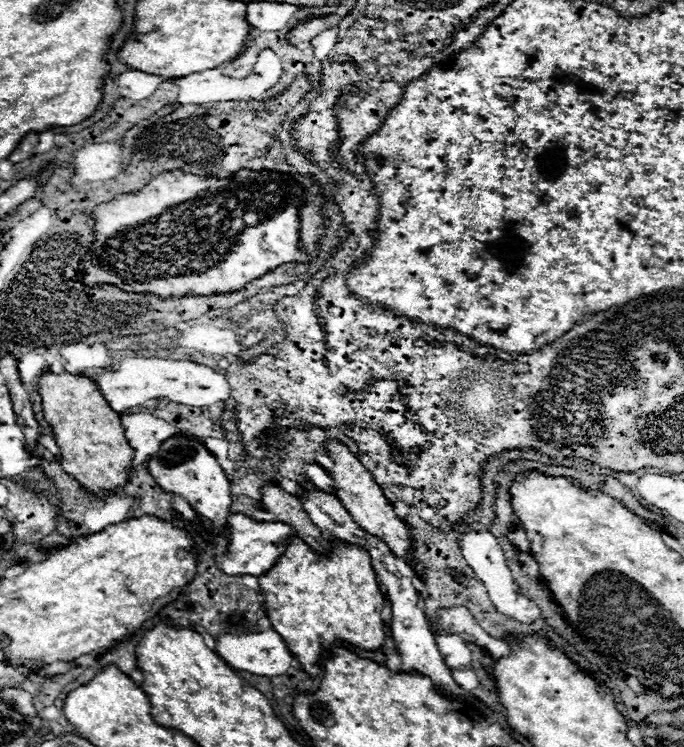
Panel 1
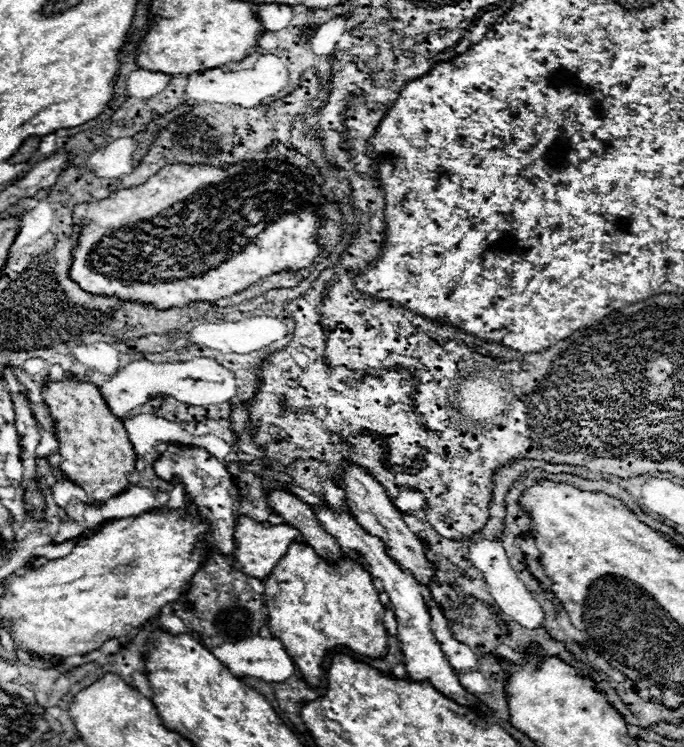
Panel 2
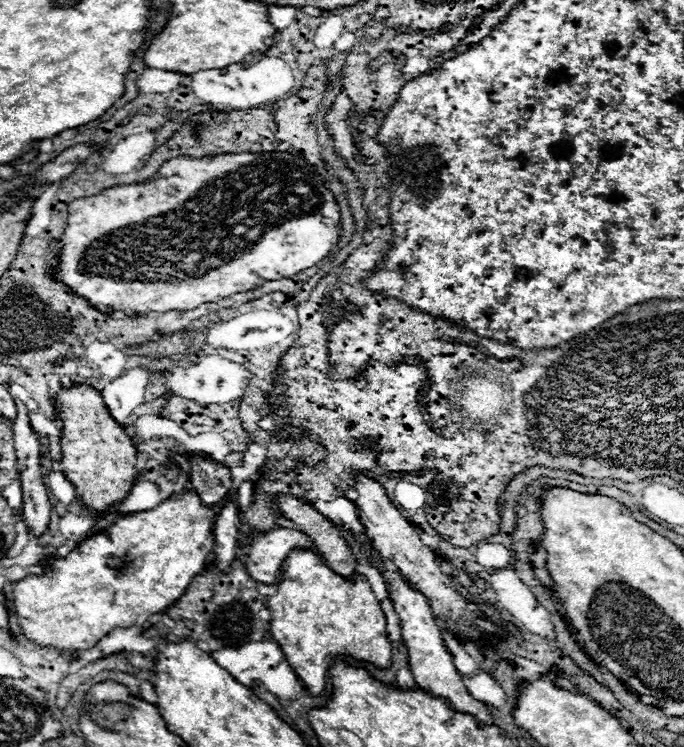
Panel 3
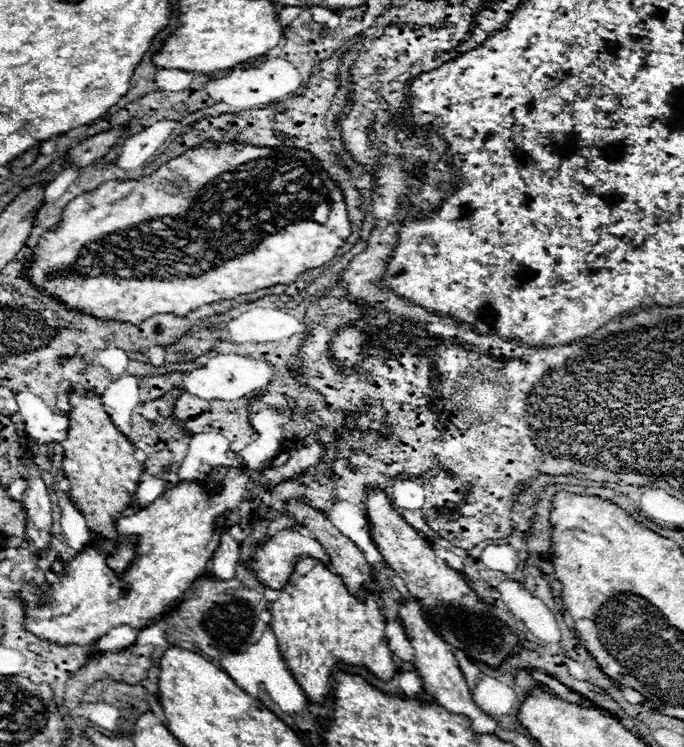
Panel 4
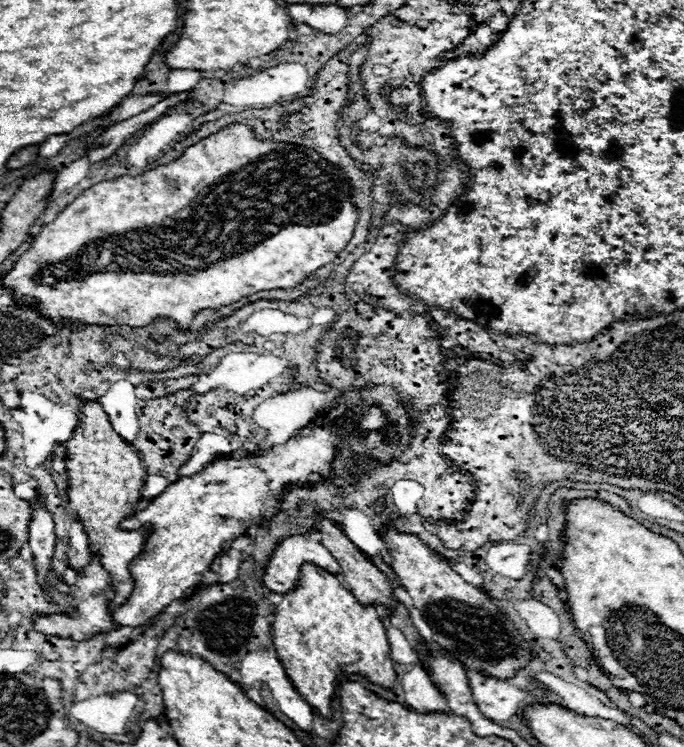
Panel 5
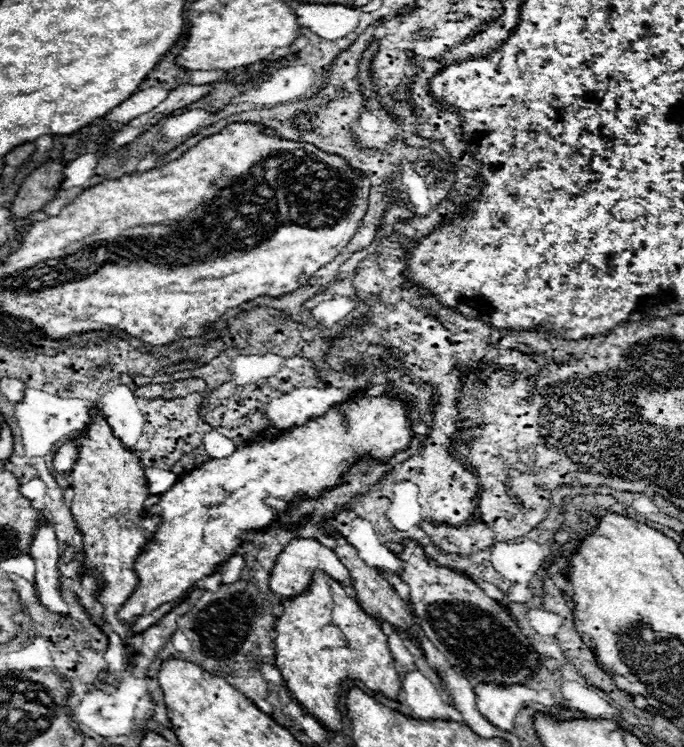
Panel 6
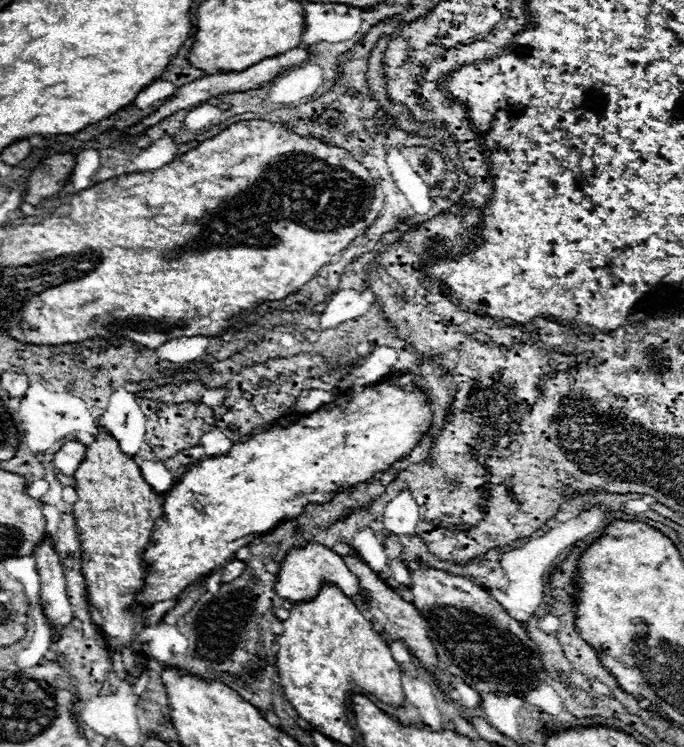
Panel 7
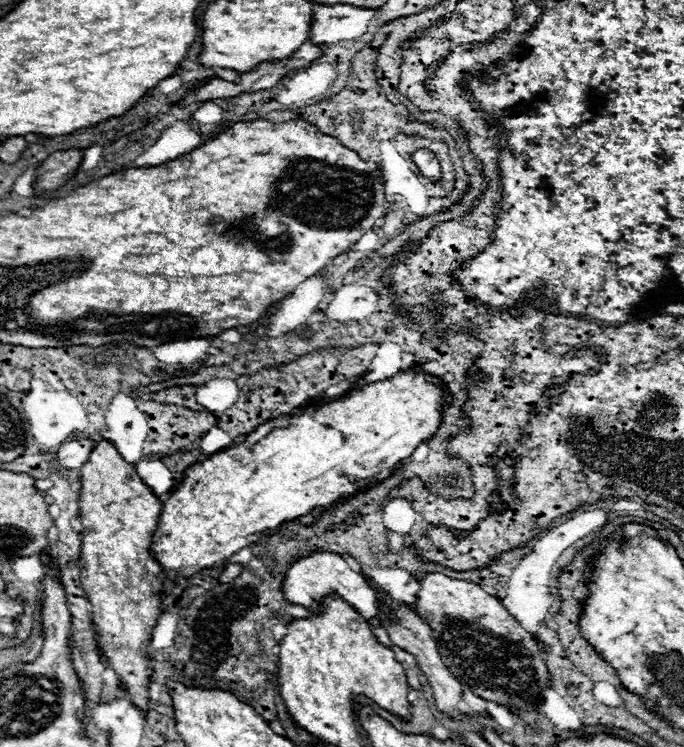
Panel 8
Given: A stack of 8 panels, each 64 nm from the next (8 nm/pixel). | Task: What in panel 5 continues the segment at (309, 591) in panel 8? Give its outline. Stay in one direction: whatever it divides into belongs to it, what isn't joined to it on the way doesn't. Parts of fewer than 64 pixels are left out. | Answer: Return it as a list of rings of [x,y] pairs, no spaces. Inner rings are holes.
[[[288,536],[284,538],[272,552],[266,568],[262,582],[266,584],[268,590],[286,594],[292,590],[298,582],[300,566],[304,562],[312,562],[316,566],[322,566],[324,570],[338,574],[340,568],[334,560],[334,556],[316,540],[310,540],[306,536]]]

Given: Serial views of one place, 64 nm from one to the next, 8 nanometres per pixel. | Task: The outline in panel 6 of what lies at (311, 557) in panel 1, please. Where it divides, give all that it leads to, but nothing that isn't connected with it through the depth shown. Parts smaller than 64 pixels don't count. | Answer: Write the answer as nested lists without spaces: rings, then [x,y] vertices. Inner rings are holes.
[[[322,570],[312,572],[308,592],[282,602],[282,616],[276,620],[276,666],[282,670],[286,686],[294,698],[324,726],[340,730],[342,720],[336,708],[338,690],[344,680],[362,680],[370,690],[396,698],[400,678],[392,660],[386,634],[380,622],[366,614],[358,602],[348,596],[340,582]]]

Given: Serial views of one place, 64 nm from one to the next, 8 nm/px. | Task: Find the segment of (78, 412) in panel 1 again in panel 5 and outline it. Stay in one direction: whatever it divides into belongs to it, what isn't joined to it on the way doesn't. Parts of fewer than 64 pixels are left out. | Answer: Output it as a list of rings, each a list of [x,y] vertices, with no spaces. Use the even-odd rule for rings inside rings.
[[[82,400],[80,412],[84,414],[84,418],[80,418],[80,424],[76,426],[72,438],[64,442],[68,502],[70,508],[76,510],[78,518],[84,522],[90,550],[100,554],[102,566],[112,576],[116,596],[110,602],[110,608],[114,610],[132,594],[134,582],[128,572],[128,564],[142,552],[142,544],[146,540],[146,530],[136,530],[136,532],[118,530],[120,522],[132,516],[136,504],[142,500],[140,488],[144,484],[146,470],[142,468],[142,462],[138,454],[132,450],[132,446],[114,432],[112,424],[108,422],[108,414],[102,410],[100,402]]]

